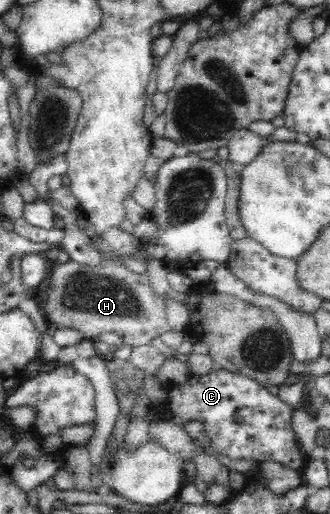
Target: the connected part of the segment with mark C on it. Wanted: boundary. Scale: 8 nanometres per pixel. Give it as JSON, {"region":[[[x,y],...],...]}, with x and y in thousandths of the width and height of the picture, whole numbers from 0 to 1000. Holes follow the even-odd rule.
{"region":[[[655,718],[627,730],[582,728],[561,745],[500,751],[512,757],[509,774],[488,786],[455,788],[445,805],[455,821],[503,817],[555,831],[561,819],[609,819],[642,870],[670,885],[700,893],[767,889],[782,901],[827,895],[894,914],[924,905],[921,877],[882,833],[882,802],[891,796],[845,768],[821,768],[812,755],[770,737]],[[712,807],[730,807],[733,825],[706,819]]]}

